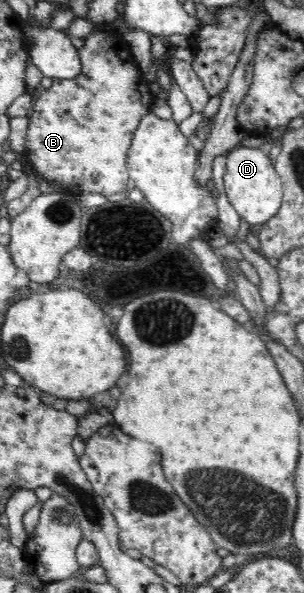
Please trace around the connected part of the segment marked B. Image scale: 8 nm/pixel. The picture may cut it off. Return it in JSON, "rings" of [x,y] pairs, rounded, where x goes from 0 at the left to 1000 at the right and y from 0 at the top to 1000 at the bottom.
{"rings":[[[378,37],[316,44],[306,57],[276,66],[280,76],[253,83],[266,96],[266,126],[240,137],[181,133],[161,152],[125,150],[109,160],[76,272],[158,309],[194,310],[243,331],[266,324],[313,324],[359,332],[405,324],[418,314],[424,297],[411,270],[438,239],[438,223],[451,219],[457,202],[490,192],[510,162]]]}

